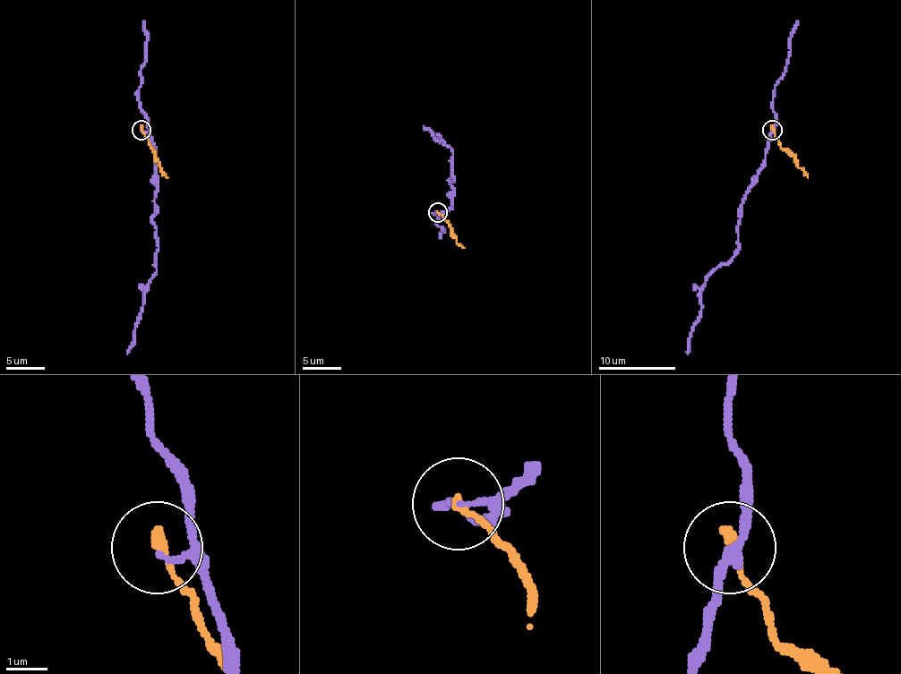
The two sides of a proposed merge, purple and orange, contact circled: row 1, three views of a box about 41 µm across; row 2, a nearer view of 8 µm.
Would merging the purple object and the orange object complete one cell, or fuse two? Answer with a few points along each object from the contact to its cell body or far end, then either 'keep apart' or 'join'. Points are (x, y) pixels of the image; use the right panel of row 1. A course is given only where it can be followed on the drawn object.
purple runs (773, 131), (768, 137), (765, 166), (740, 210), (738, 251), (705, 280), (699, 319), (693, 327), (688, 354); orange runs (773, 129), (778, 144), (793, 158), (808, 177); keep apart

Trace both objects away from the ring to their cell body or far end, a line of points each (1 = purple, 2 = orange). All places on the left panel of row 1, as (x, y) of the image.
1: (141, 131), (150, 137), (156, 154), (152, 224), (158, 251), (156, 274), (144, 294), (133, 345), (127, 354)
2: (141, 129), (156, 158), (156, 164), (167, 177)

